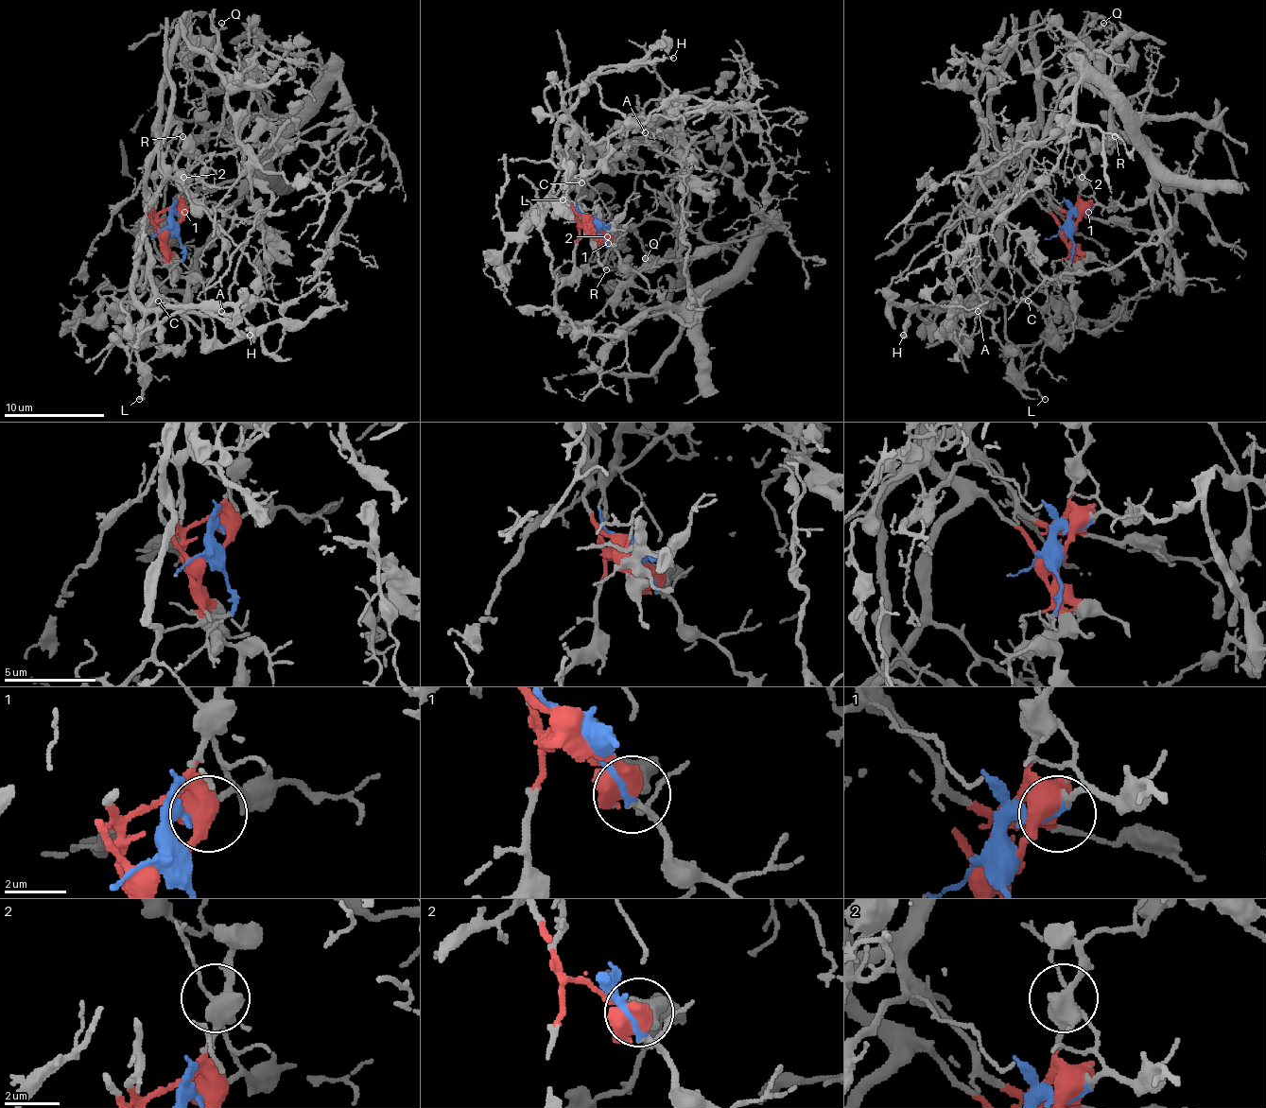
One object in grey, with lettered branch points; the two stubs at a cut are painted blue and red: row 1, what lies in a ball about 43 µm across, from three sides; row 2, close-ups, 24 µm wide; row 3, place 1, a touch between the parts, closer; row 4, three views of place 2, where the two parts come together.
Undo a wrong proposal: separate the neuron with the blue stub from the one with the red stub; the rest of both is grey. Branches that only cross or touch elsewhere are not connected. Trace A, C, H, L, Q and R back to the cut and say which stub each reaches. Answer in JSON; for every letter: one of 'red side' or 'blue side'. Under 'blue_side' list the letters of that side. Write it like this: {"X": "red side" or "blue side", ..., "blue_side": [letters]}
{"A": "red side", "C": "red side", "H": "red side", "L": "red side", "Q": "blue side", "R": "red side", "blue_side": ["Q"]}

